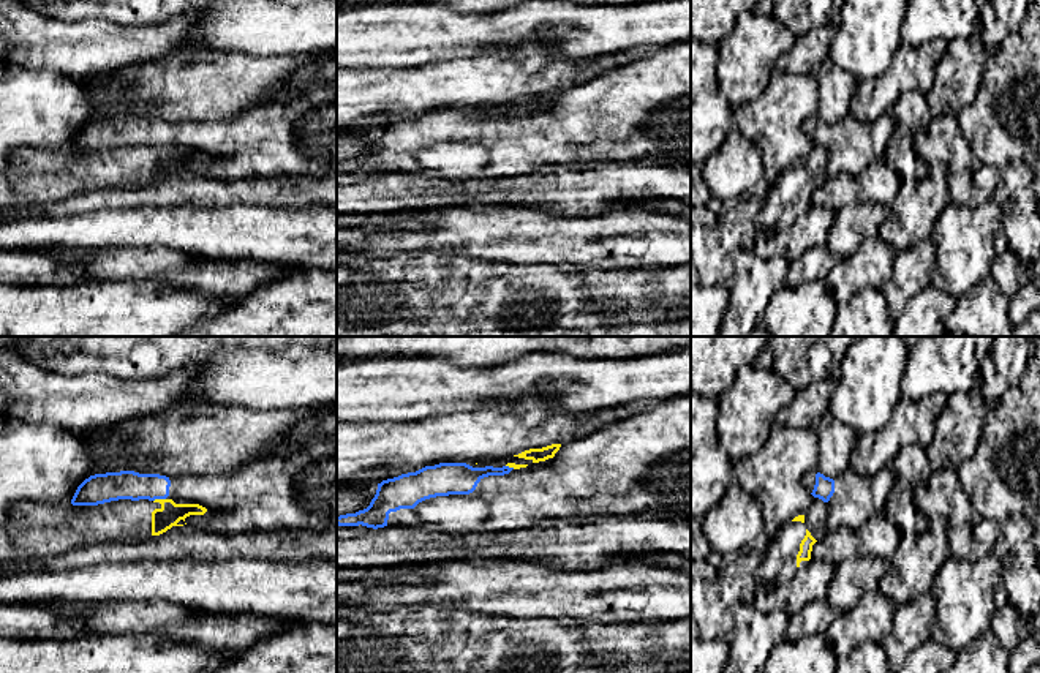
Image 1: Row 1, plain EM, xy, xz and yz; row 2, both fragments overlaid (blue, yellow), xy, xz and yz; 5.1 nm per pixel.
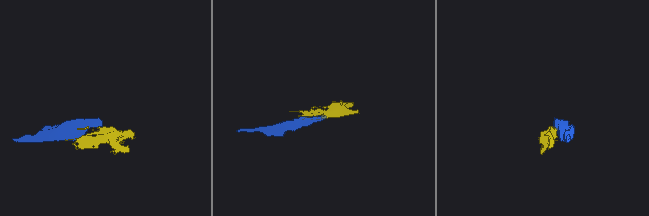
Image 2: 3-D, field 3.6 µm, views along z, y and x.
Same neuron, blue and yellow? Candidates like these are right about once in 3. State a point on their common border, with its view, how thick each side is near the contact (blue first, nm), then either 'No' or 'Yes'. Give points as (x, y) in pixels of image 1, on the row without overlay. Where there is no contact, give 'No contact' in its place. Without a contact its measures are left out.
Touches blue at xy (158, 144). Thickness 140 nm (blue) against 120 nm. No

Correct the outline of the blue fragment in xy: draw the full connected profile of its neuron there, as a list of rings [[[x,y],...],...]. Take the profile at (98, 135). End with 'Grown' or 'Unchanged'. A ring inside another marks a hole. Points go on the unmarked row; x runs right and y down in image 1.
[[[337,79],[311,90],[286,98],[280,103],[258,106],[237,120],[228,122],[160,122],[139,120],[134,117],[95,120],[85,125],[76,136],[73,152],[98,152],[119,145],[172,145],[175,150],[199,150],[207,155],[204,161],[190,161],[177,171],[187,171],[217,179],[247,179],[247,177],[337,177]]]. Grown

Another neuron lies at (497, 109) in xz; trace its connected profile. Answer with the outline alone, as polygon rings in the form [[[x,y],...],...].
[[[552,90],[542,95],[529,95],[525,96],[518,101],[507,103],[503,106],[482,106],[476,111],[469,111],[473,114],[485,114],[485,112],[493,112],[493,114],[503,114],[509,112],[514,115],[526,114],[528,111],[545,107],[548,104],[553,104],[555,100],[560,96],[561,90]]]

